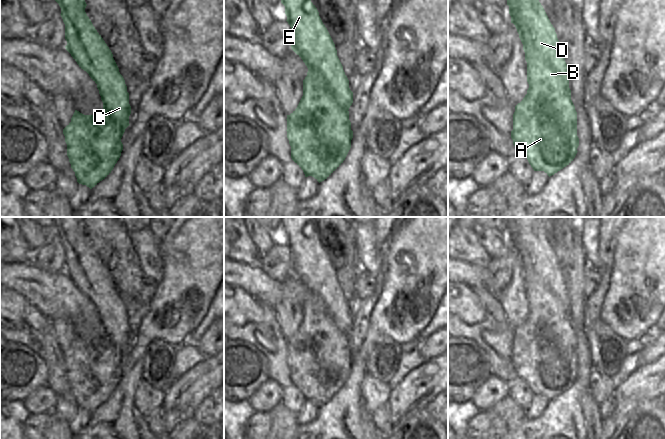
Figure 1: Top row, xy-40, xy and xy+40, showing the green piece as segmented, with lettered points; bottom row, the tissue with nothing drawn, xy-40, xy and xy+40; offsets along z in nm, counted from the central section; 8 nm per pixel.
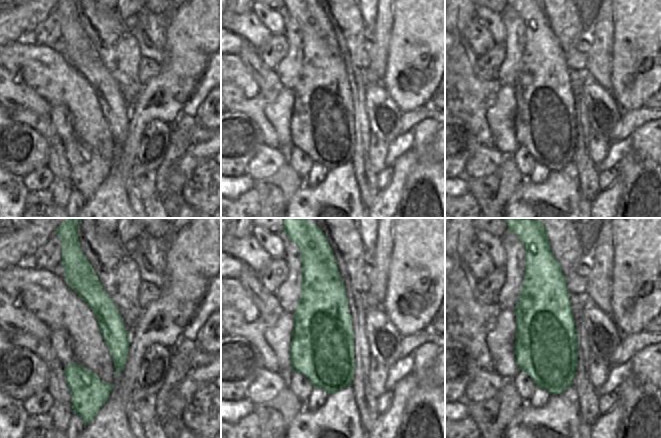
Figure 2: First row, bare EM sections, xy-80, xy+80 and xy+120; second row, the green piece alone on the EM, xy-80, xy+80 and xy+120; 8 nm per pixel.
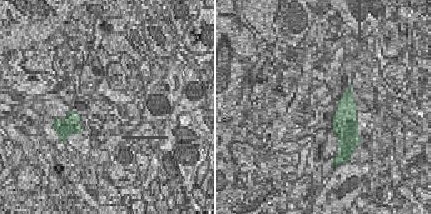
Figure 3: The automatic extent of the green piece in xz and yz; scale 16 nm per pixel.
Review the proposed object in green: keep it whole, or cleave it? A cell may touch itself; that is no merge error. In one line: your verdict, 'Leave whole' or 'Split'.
Split.

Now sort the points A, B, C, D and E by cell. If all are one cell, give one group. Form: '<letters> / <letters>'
A B D E / C

